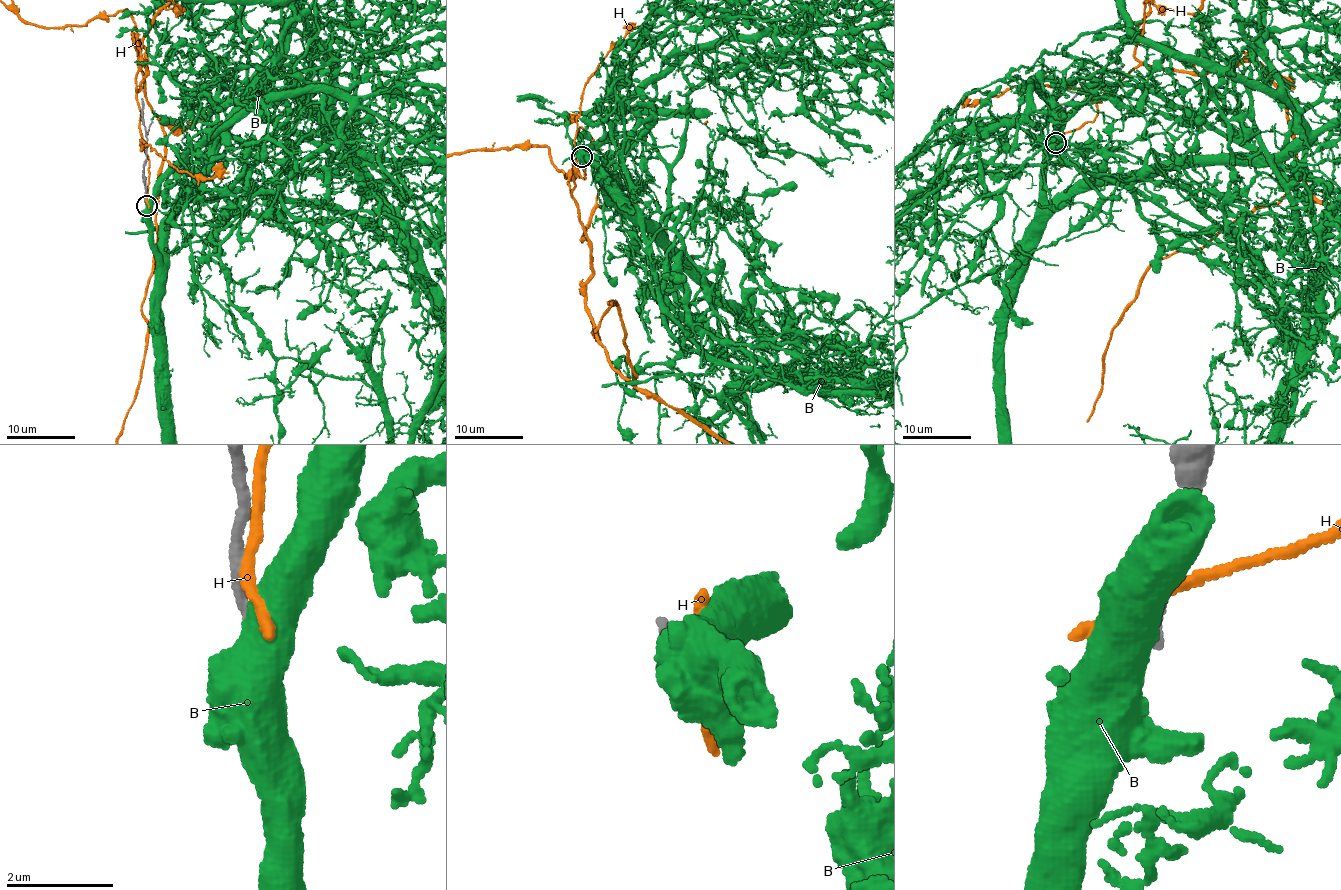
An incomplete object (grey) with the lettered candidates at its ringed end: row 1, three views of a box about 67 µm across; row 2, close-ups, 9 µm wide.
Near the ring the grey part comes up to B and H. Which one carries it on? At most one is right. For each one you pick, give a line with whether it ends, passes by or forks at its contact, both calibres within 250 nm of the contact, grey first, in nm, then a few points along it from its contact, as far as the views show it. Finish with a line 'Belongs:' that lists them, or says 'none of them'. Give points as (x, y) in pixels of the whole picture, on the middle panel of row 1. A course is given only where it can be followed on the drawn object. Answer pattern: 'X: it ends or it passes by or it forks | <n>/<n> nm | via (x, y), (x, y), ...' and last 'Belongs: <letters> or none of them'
Belongs: none of them

